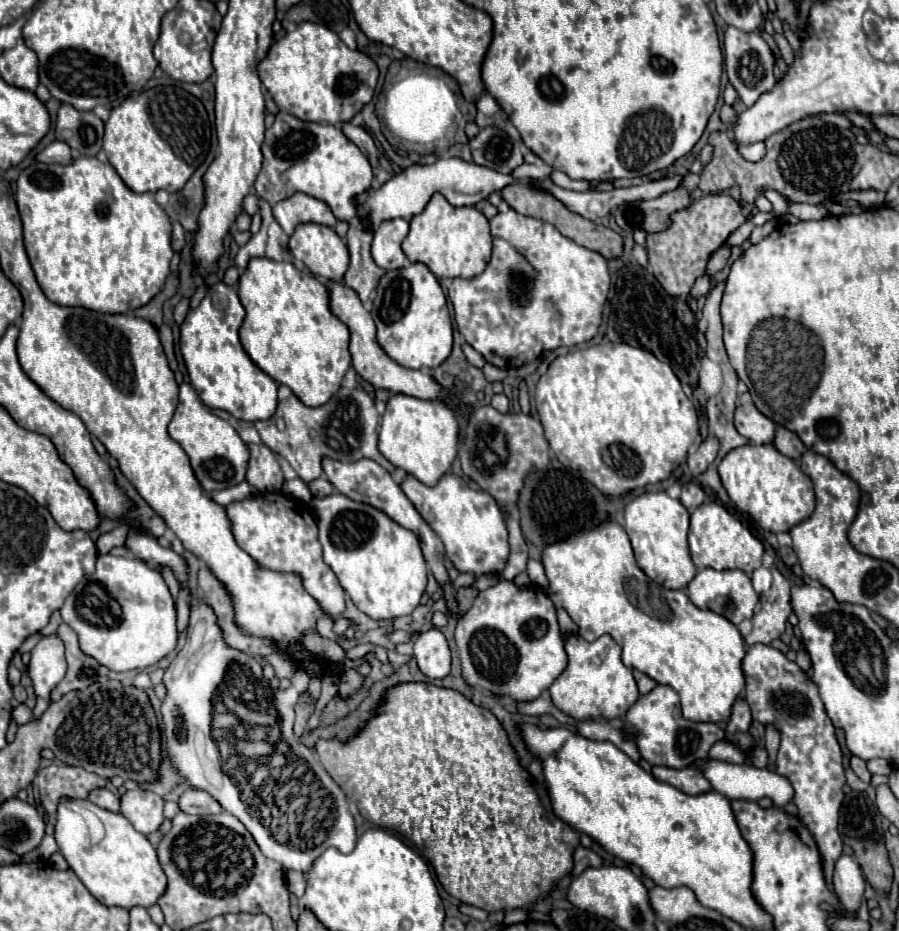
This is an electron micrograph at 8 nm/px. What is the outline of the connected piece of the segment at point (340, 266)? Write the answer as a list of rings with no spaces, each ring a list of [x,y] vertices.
[[[299,224],[287,244],[291,256],[323,280],[343,280],[349,266],[345,242],[329,226]]]

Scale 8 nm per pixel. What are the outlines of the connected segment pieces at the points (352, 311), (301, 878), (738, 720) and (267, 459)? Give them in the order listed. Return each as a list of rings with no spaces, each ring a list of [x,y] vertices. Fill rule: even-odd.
[[[339,282],[339,284],[333,284],[329,288],[329,292],[331,292],[333,314],[341,322],[345,322],[351,330],[349,352],[353,358],[353,368],[365,382],[369,382],[375,390],[389,390],[393,394],[407,394],[407,396],[413,396],[419,400],[443,400],[443,402],[447,402],[449,394],[455,394],[451,388],[445,388],[439,382],[435,382],[435,378],[427,370],[403,368],[381,350],[381,346],[377,344],[377,338],[375,338],[375,322],[373,322],[371,314],[363,308],[361,300],[357,298],[357,294],[351,288],[347,288],[345,284]]]
[[[285,870],[285,886],[291,894],[295,894],[297,898],[301,898],[301,894],[305,892],[305,874],[297,872],[297,870]]]
[[[739,698],[733,706],[733,712],[731,712],[731,720],[727,724],[727,732],[729,734],[735,734],[735,732],[749,732],[751,728],[751,712],[749,712],[749,706],[743,698]]]
[[[249,444],[249,454],[251,458],[247,468],[247,482],[259,492],[281,490],[285,478],[275,452],[265,444]]]

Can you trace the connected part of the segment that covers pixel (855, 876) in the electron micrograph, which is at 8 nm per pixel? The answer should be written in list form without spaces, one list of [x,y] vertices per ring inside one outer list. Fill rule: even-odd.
[[[841,854],[835,862],[835,870],[833,870],[833,886],[835,892],[841,900],[841,904],[855,914],[855,910],[859,908],[859,902],[863,898],[865,892],[865,878],[861,874],[859,864],[851,858]]]

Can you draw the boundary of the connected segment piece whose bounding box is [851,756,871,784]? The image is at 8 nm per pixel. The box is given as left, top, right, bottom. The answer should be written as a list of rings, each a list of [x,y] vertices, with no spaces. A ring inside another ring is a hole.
[[[851,758],[851,768],[853,768],[853,772],[863,780],[863,782],[871,782],[871,772],[867,770],[867,764],[865,764],[865,760],[861,760],[861,758]]]

